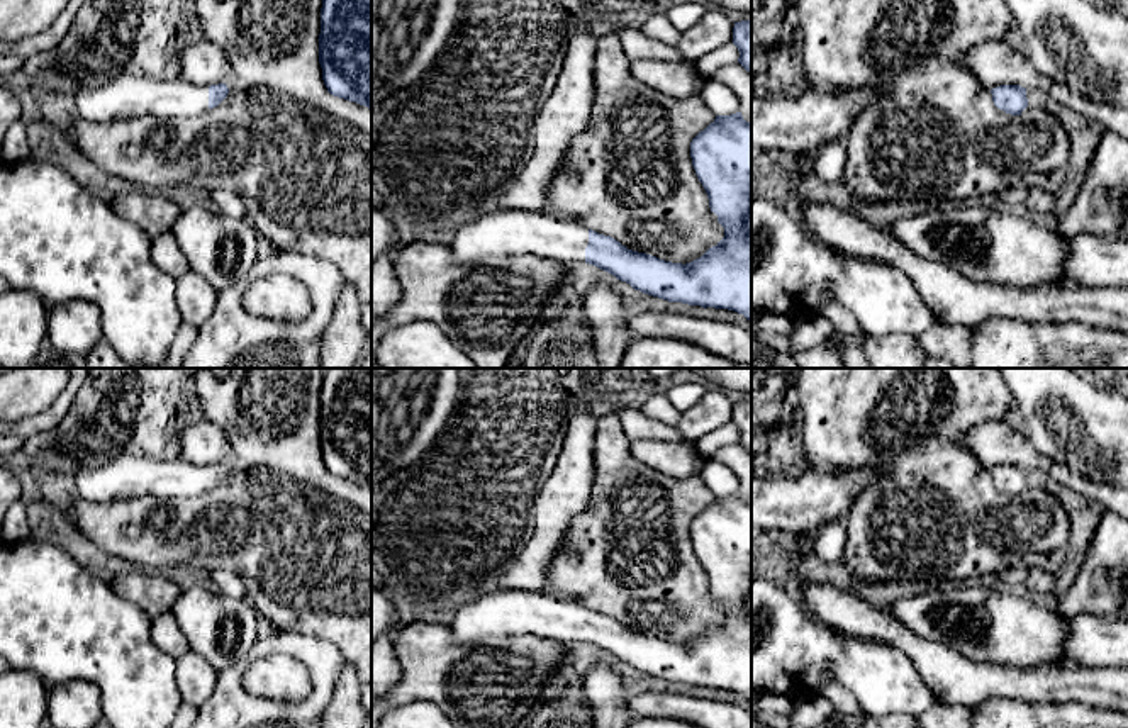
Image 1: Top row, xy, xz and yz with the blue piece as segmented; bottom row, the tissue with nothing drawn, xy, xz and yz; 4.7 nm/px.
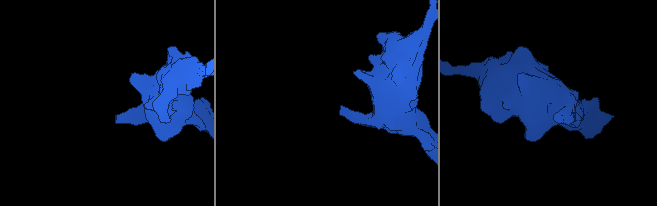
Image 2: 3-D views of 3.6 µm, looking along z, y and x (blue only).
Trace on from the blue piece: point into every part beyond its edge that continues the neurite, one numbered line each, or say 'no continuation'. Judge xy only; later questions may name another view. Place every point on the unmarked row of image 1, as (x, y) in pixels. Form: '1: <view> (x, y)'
1: xy (122, 477)

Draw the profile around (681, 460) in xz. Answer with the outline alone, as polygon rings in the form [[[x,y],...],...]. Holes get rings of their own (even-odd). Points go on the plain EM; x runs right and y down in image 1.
[[[655,440],[631,441],[633,456],[655,470],[685,479],[697,470],[702,460],[692,443],[665,443]]]

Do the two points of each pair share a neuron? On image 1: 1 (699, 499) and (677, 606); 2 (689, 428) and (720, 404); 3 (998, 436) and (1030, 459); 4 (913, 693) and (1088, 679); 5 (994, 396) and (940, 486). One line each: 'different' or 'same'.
1: same
2: same
3: same
4: different
5: same

